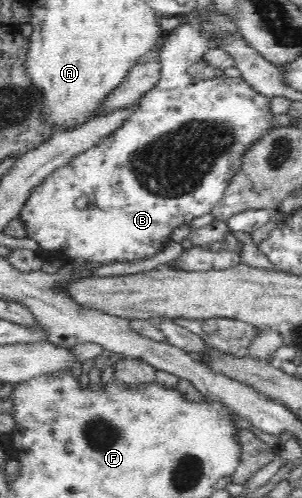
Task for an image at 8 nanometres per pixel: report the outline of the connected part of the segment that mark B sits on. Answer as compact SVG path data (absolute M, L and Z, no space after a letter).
M184 19L182 25L173 30L172 34L167 35L163 40L162 78L160 78L159 84L138 102L138 112L114 136L106 138L102 144L98 144L96 148L88 150L86 154L74 158L68 166L54 172L52 177L46 178L46 181L42 182L38 188L34 188L32 196L26 201L22 212L20 212L20 218L26 223L30 237L42 246L42 250L53 252L56 258L61 258L66 262L69 259L73 259L83 261L84 263L122 262L134 259L145 260L154 256L171 239L172 232L176 228L189 224L194 218L200 218L200 216L211 212L214 206L224 198L230 182L244 170L244 156L250 150L254 150L254 146L260 144L266 134L274 132L276 128L281 128L278 120L276 120L278 116L272 110L271 98L255 90L243 76L238 78L227 76L220 78L198 78L190 74L189 69L194 64L200 62L200 60L203 60L205 53L208 52L202 35L196 33L196 27L191 20Z

